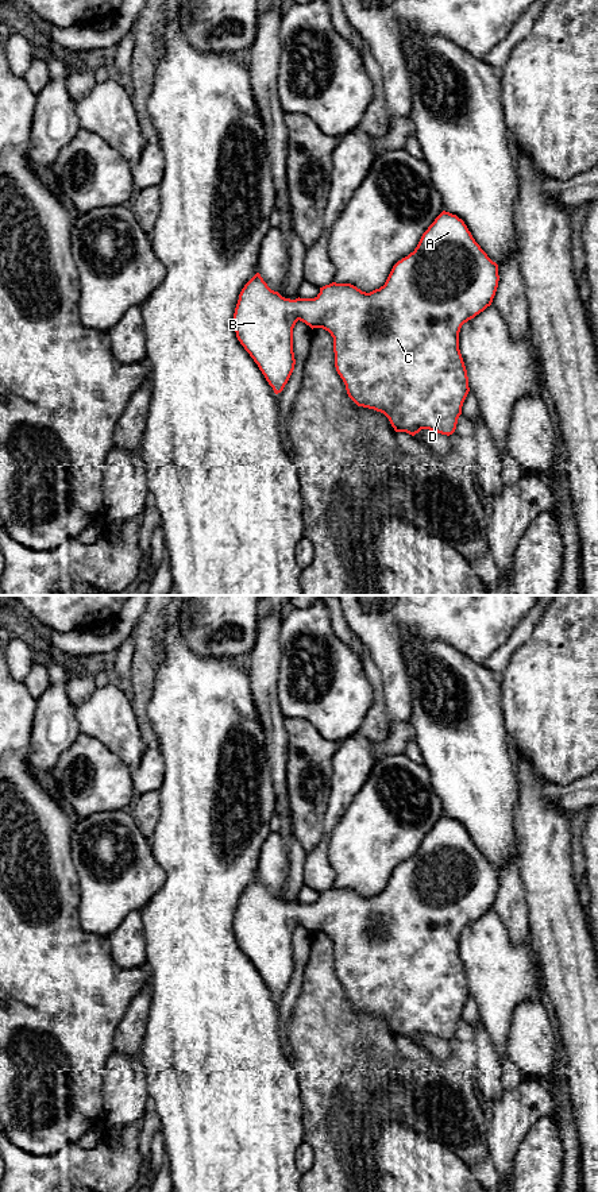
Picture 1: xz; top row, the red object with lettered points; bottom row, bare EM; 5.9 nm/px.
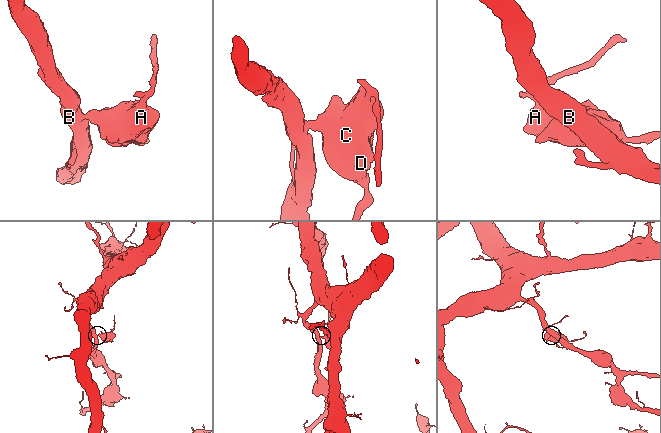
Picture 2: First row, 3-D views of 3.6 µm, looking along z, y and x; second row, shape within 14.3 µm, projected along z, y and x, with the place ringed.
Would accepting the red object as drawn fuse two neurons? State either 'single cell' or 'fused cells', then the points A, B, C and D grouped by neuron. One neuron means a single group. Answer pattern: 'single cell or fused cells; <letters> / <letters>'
single cell; A B C D

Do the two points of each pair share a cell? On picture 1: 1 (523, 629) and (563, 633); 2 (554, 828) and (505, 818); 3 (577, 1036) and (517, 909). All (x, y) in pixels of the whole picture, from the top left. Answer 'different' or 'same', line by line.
1: different
2: different
3: different

